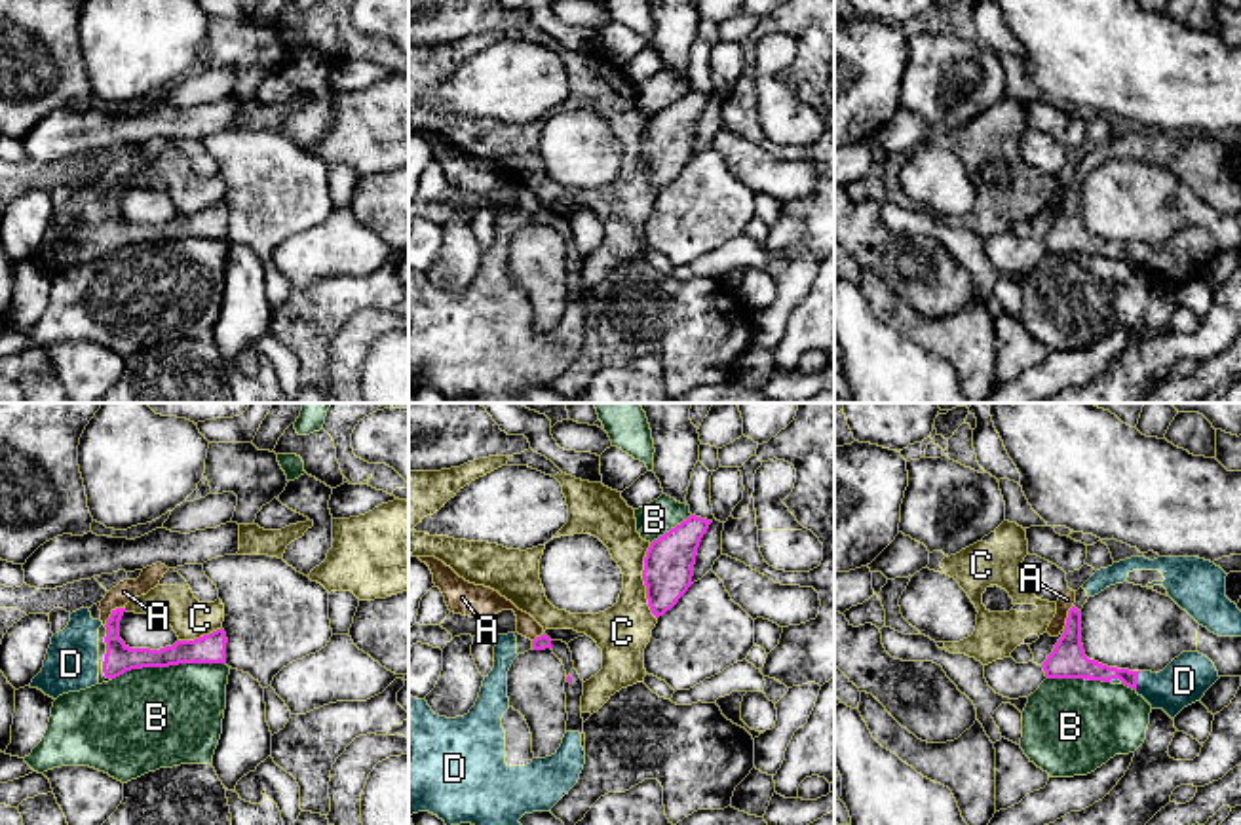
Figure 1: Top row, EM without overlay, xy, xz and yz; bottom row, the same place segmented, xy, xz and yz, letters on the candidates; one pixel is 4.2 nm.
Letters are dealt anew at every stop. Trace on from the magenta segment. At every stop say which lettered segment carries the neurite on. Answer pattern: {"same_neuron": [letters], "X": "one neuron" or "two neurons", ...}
{"same_neuron": ["D"], "A": "two neurons", "B": "two neurons", "C": "two neurons", "D": "one neuron"}

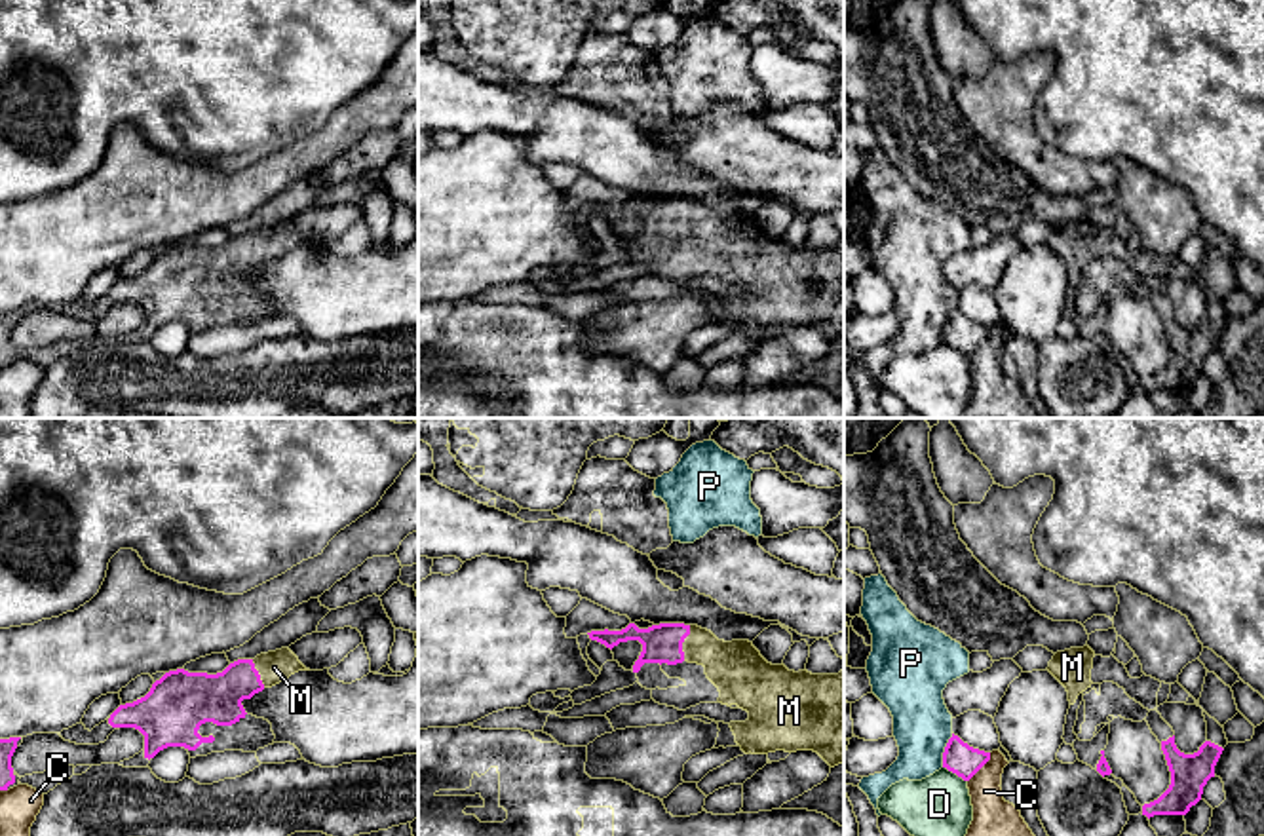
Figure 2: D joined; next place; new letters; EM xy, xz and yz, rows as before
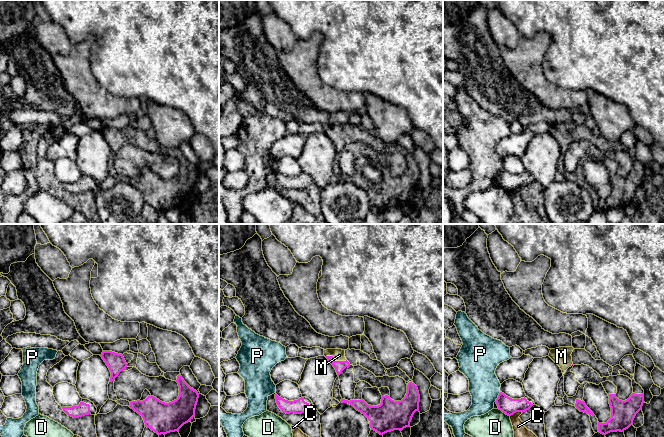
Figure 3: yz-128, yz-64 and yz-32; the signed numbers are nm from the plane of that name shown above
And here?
{"same_neuron": ["M"], "C": "two neurons", "D": "two neurons", "M": "one neuron", "P": "two neurons"}

